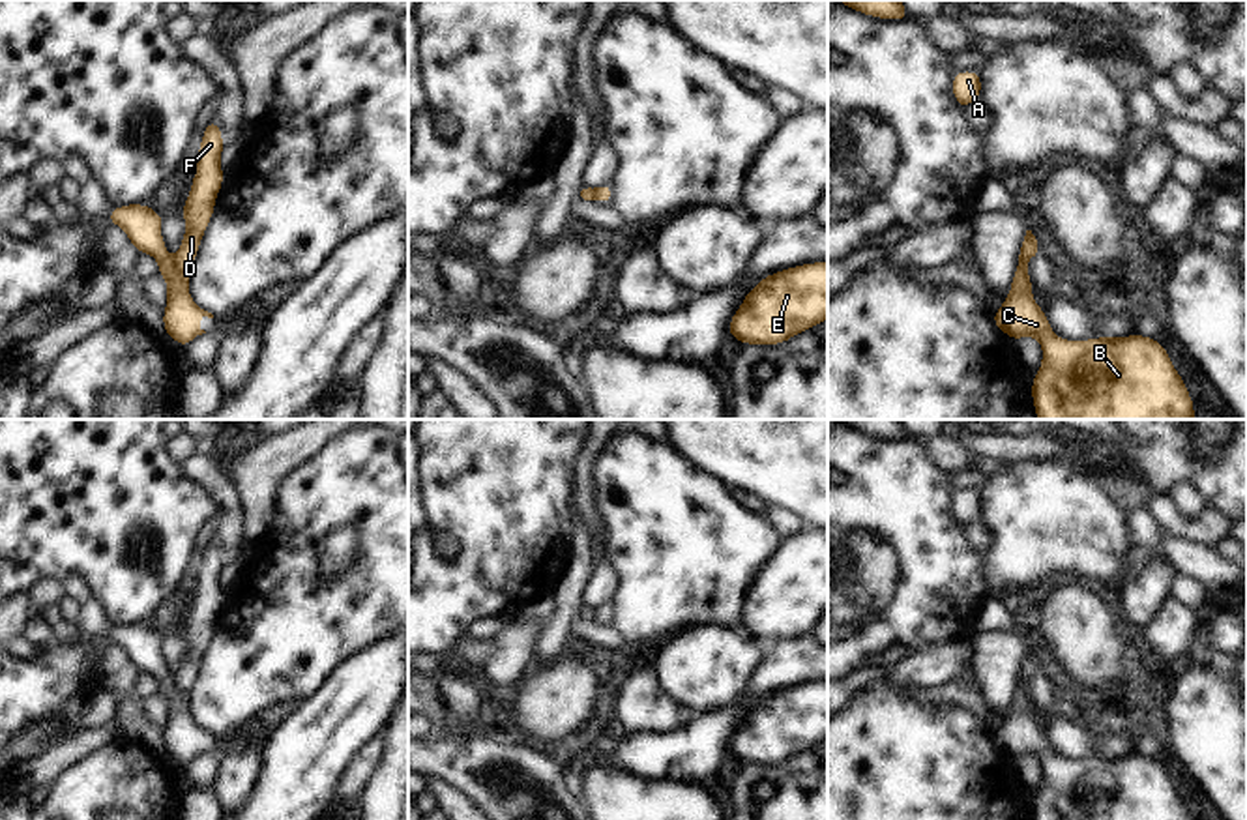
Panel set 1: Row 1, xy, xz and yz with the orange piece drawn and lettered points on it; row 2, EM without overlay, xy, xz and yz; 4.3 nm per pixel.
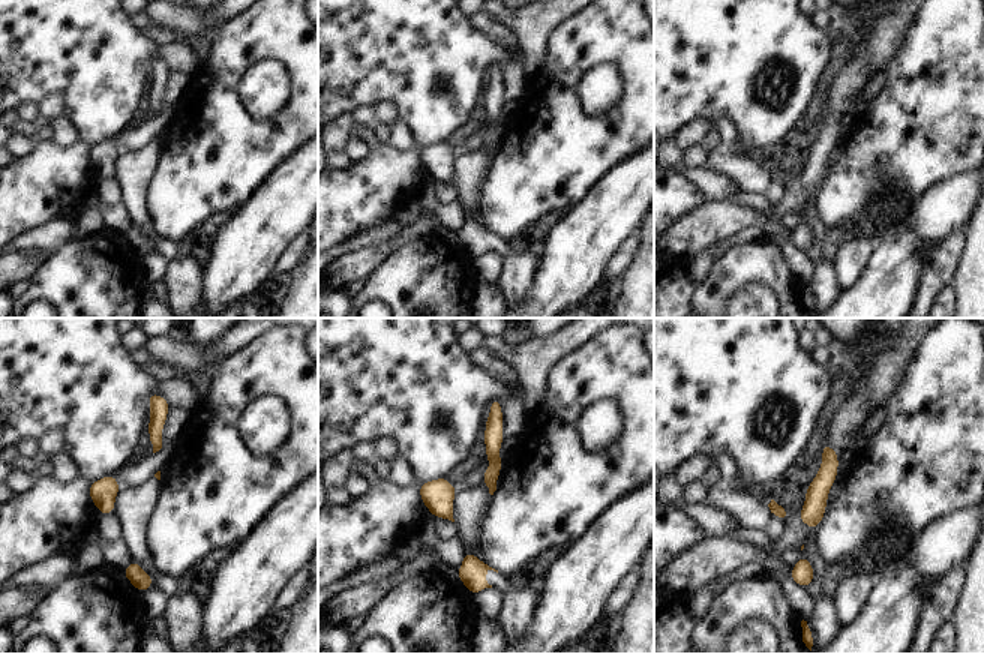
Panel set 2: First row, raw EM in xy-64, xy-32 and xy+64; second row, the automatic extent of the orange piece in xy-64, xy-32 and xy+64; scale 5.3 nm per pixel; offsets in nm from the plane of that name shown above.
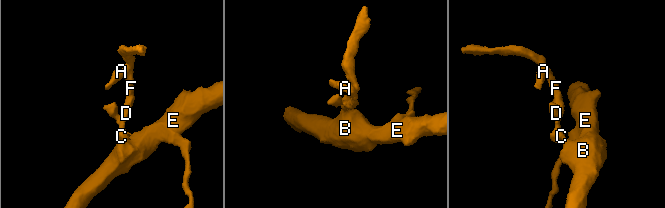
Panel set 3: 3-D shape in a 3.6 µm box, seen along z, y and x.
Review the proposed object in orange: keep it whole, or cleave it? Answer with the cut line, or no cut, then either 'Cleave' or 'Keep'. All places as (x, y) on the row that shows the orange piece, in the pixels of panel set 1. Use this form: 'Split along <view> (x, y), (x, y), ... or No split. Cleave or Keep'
Split along xy (173, 261), (188, 270). Cleave

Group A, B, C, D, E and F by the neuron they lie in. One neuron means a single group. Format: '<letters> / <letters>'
A D F / B C E

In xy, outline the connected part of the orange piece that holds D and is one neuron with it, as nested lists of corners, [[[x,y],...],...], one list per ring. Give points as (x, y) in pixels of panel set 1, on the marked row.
[[[210,120],[200,139],[193,185],[180,210],[185,219],[185,234],[176,253],[178,270],[191,270],[200,249],[202,236],[215,212],[215,198],[223,187],[223,133],[217,120]]]

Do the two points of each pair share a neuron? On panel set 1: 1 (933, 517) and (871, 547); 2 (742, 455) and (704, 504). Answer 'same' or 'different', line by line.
1: same
2: different

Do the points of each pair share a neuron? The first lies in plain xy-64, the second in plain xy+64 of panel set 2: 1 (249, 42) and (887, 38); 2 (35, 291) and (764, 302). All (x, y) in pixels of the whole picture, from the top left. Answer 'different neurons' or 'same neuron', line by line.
1: different neurons
2: different neurons

